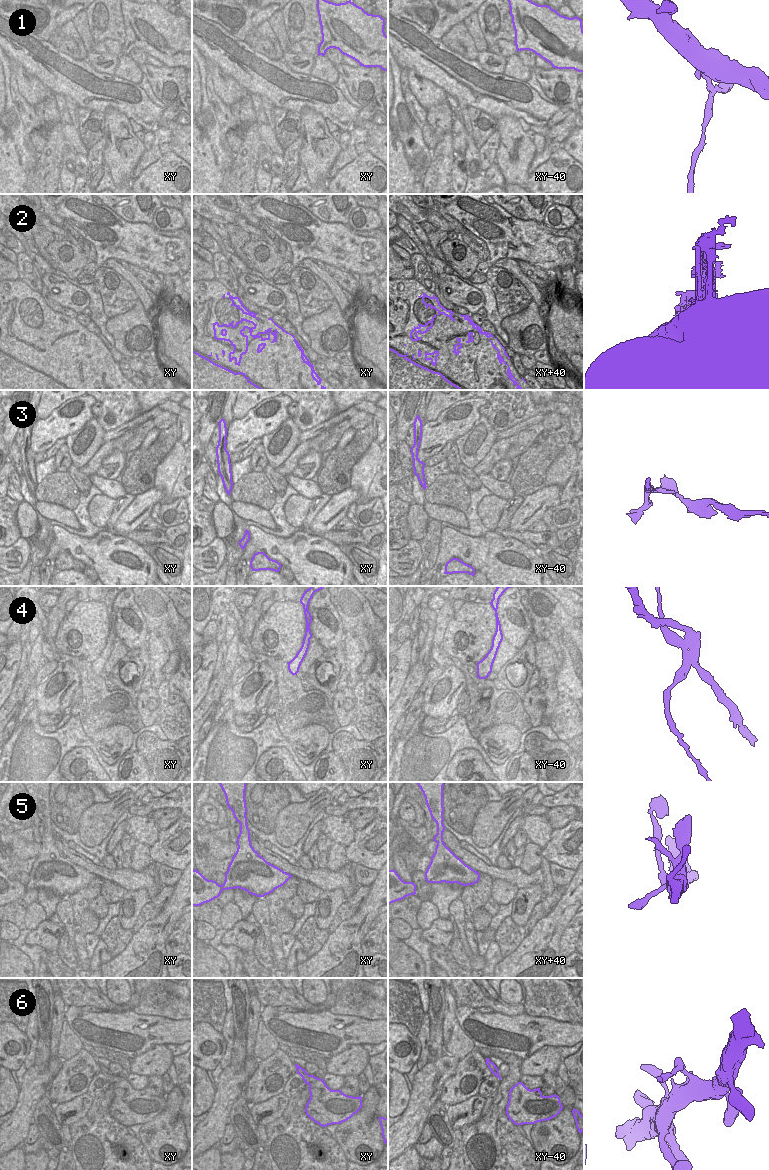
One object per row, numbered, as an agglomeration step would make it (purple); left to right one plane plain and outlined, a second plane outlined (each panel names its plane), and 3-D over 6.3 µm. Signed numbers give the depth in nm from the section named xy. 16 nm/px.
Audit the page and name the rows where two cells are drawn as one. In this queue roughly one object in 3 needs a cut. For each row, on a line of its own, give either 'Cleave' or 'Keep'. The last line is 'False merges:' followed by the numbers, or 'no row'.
1: Cleave
2: Keep
3: Cleave
4: Cleave
5: Keep
6: Cleave
False merges: 1, 3, 4, 6.

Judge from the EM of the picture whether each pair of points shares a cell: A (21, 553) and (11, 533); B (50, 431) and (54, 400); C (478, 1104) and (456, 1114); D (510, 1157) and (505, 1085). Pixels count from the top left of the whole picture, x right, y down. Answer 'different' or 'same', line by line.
A: different
B: different
C: same
D: same

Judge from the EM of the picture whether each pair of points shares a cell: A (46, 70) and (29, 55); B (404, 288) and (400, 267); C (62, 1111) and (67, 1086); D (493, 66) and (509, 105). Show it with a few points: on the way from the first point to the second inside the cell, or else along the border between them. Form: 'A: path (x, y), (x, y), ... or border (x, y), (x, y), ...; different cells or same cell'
A: path (42, 66), (33, 59); same cell
B: border (413, 277), (398, 279); different cells
C: border (86, 1092), (56, 1104); different cells
D: border (476, 60), (486, 70), (502, 74); different cells

